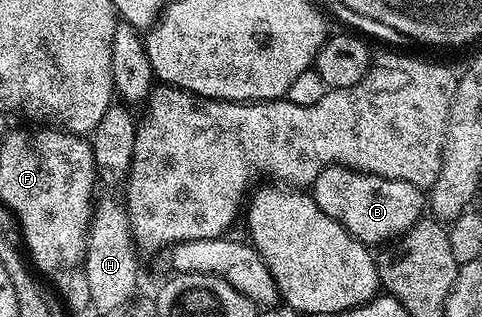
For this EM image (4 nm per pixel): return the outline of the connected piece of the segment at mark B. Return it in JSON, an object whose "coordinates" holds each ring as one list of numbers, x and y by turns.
{"coordinates":[[328,165,313,180,311,196,319,211,331,215,331,219,335,219,335,223,342,225,352,237,370,247,396,241,416,221,422,220,427,209,426,194,411,183,361,173,357,169,348,169,346,165]]}

